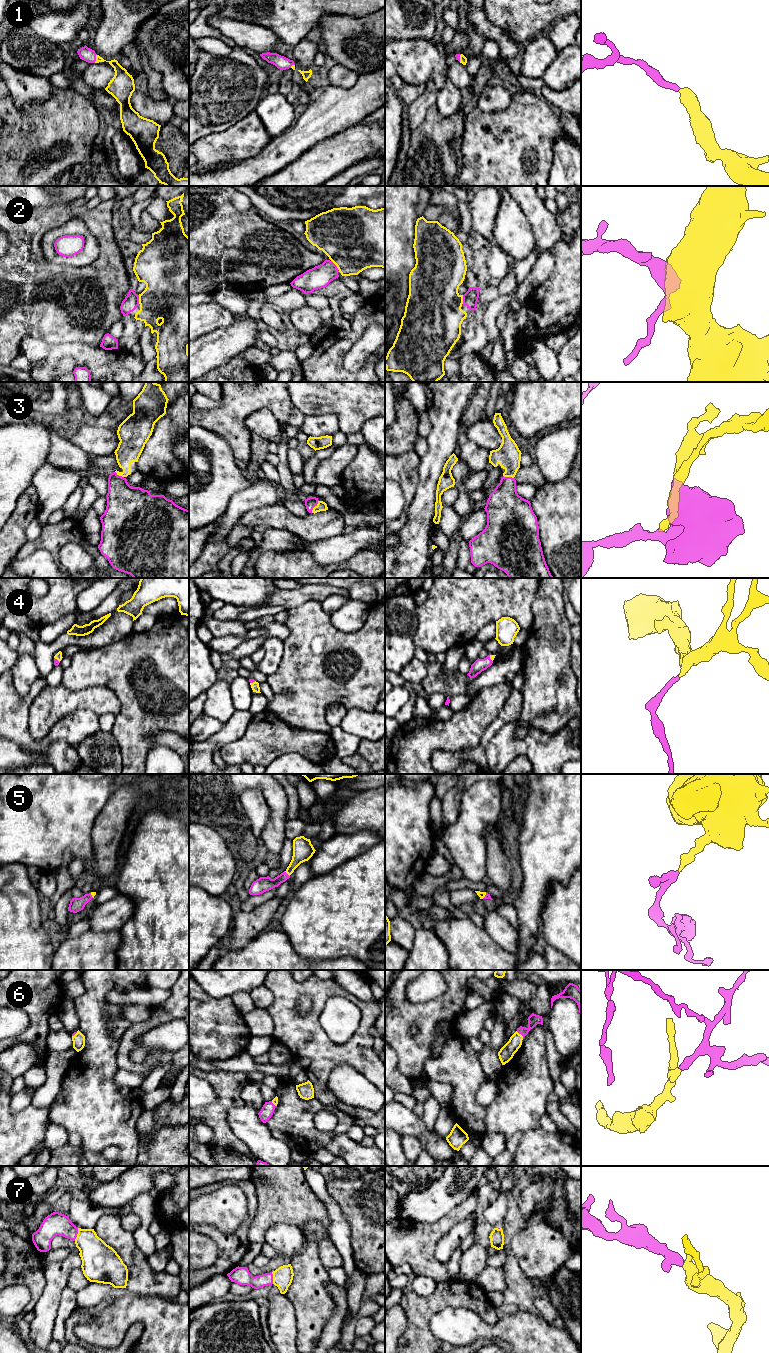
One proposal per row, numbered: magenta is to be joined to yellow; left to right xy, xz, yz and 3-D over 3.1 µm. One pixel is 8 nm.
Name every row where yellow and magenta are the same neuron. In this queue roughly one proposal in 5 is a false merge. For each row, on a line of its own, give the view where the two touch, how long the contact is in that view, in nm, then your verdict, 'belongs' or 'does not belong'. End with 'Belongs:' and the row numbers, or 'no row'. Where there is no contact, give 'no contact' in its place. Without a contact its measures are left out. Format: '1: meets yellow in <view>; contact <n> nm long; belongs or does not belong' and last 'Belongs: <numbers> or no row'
1: meets yellow in xy; contact 70 nm long; belongs
2: meets yellow in xz; contact 100 nm long; belongs
3: meets yellow in xz; contact 120 nm long; belongs
4: meets yellow in yz; contact 60 nm long; belongs
5: meets yellow in xz; contact 60 nm long; belongs
6: meets yellow in yz; contact 80 nm long; belongs
7: meets yellow in xy; contact 110 nm long; belongs
Belongs: 1, 2, 3, 4, 5, 6, 7

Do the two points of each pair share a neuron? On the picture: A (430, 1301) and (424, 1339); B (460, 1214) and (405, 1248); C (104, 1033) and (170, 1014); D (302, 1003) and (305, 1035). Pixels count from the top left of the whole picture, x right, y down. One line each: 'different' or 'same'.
A: same
B: same
C: different
D: different

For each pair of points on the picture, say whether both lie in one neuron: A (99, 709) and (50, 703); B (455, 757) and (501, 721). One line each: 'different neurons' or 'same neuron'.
A: same neuron
B: same neuron

